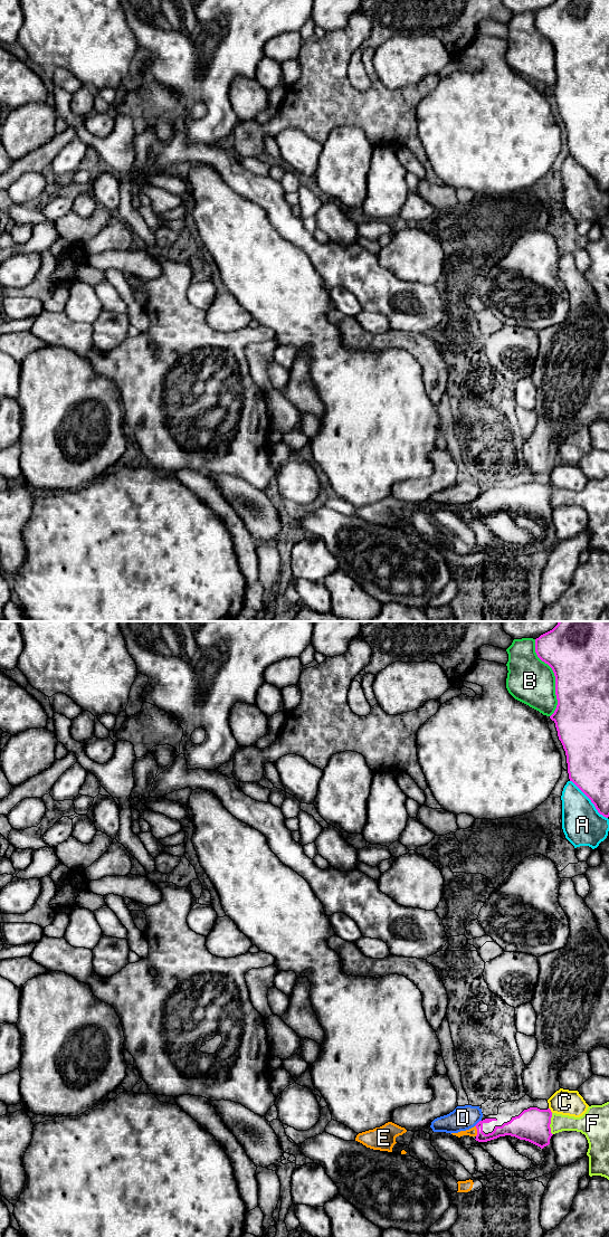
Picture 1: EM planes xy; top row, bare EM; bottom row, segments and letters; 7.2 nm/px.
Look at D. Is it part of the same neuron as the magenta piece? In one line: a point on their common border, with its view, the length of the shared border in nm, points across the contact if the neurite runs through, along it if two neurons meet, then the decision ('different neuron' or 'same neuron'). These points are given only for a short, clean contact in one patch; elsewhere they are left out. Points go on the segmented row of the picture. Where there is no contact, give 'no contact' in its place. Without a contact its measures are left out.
xy (478, 1122) | 70 nm | along xy (481, 1120), (474, 1125) | different neuron

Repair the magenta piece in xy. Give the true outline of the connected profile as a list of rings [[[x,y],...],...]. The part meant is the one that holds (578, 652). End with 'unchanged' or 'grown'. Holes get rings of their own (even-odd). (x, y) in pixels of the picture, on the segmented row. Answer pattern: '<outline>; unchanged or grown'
[[[559,621],[550,631],[535,639],[535,653],[537,657],[548,664],[555,676],[555,695],[558,705],[550,719],[555,723],[559,740],[567,755],[569,779],[594,805],[600,815],[609,817],[609,621]]]; unchanged

